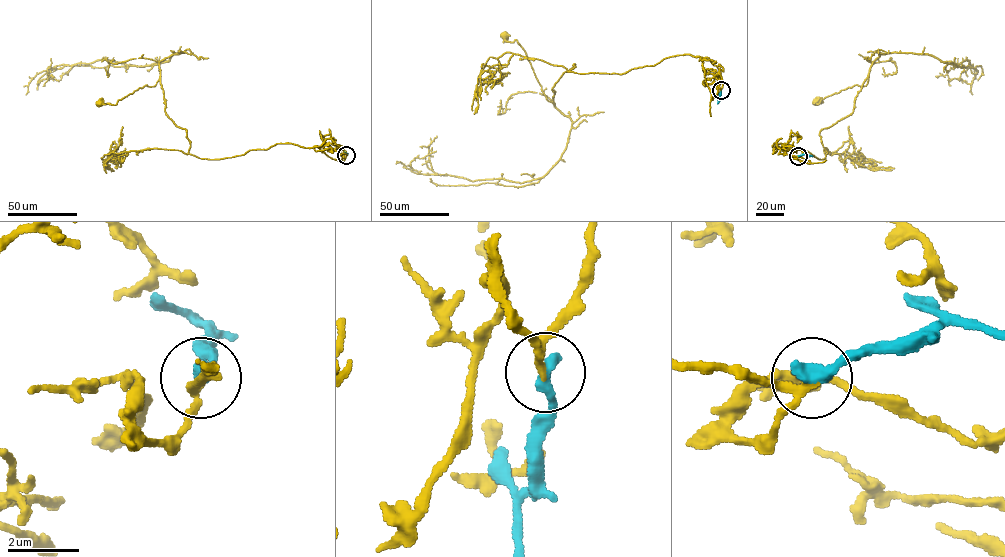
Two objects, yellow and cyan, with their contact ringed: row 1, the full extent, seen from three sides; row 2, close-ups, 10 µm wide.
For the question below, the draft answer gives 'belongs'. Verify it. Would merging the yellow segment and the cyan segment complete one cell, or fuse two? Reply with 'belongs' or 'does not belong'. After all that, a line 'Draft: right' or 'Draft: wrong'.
belongs
Draft: right

